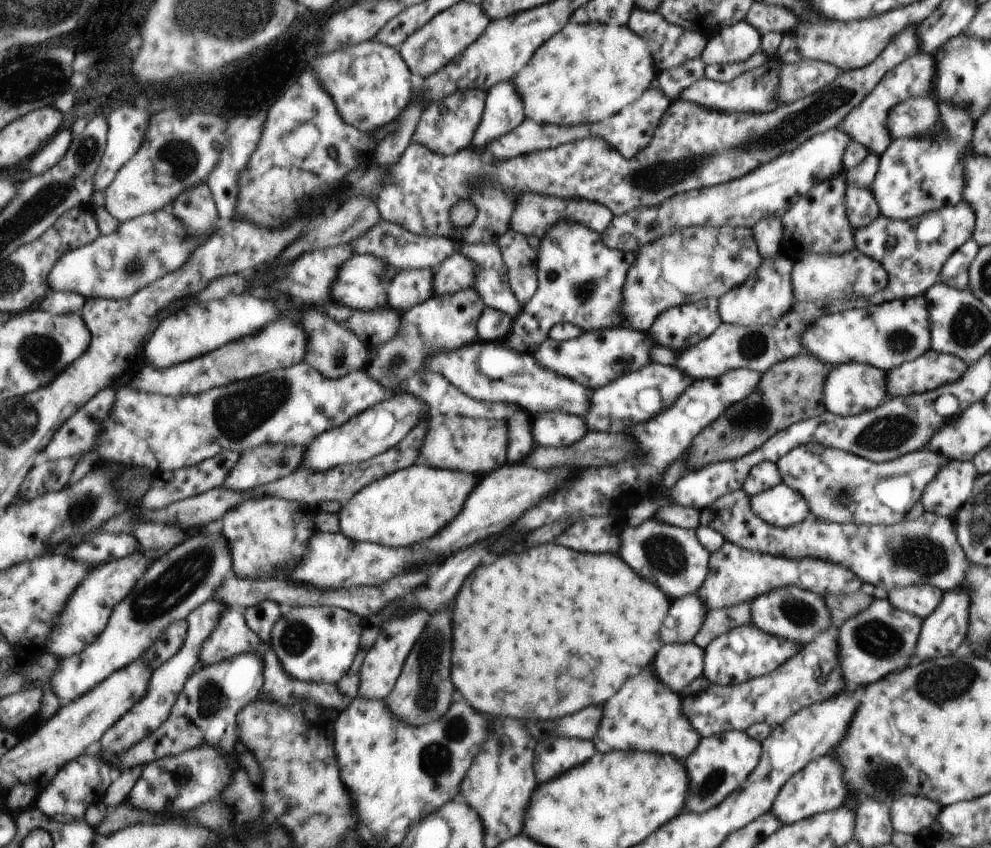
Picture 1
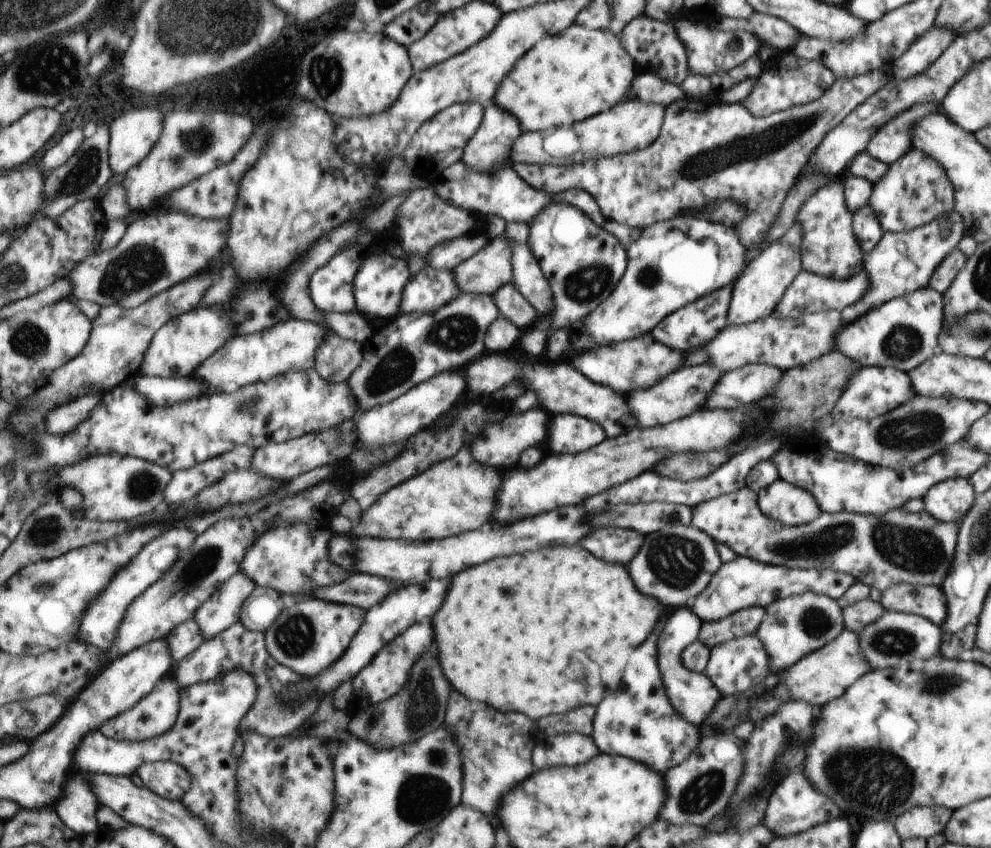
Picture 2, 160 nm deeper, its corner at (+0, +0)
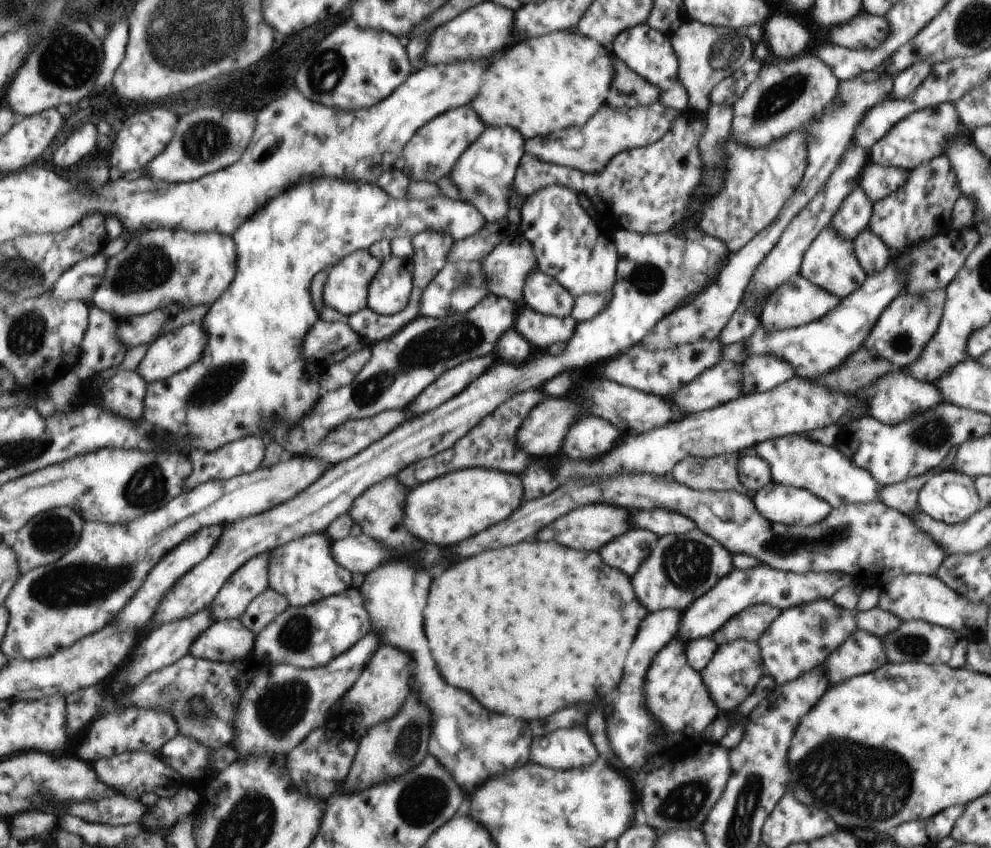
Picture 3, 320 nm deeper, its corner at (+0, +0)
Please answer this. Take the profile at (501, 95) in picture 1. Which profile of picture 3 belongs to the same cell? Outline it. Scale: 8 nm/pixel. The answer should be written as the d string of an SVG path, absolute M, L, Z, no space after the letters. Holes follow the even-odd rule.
M487 126L478 139L461 155L450 171L451 182L459 188L461 201L471 204L483 216L485 223L506 218L507 196L515 170L523 155L521 135L511 126Z

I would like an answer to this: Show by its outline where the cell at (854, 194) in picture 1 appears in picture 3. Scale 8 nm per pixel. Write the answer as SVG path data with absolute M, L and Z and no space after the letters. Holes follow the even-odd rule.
M863 228L857 238L853 240L853 253L861 270L865 272L865 277L883 270L887 266L887 258L891 254L891 250L885 247L885 244L881 242L875 234L870 232L870 229Z

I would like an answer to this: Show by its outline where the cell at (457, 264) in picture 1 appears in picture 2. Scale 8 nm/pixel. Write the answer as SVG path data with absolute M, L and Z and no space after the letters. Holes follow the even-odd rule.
M504 235L488 243L452 271L463 293L492 295L499 287L512 282L512 240Z

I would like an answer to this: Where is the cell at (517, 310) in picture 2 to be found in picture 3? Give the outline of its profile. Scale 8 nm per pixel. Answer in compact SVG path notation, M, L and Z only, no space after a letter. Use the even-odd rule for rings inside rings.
M520 302L514 308L512 328L537 348L547 348L553 342L565 342L573 334L573 318L556 318L538 314Z

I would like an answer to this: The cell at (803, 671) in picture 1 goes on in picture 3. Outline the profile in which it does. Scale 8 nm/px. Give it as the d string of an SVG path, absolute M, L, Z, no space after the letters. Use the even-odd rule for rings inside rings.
M855 630L842 645L837 646L823 662L825 676L830 684L839 684L845 678L874 672L887 660L879 638Z

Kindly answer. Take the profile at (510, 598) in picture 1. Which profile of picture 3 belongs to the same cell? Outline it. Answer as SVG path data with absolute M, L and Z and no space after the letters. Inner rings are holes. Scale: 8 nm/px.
M531 540L523 546L487 550L445 568L431 582L431 602L423 610L423 622L427 622L427 638L431 638L431 658L439 662L439 674L451 686L471 690L487 710L537 720L613 690L637 624L646 614L633 596L629 578L605 566L597 552L577 552L553 540Z

